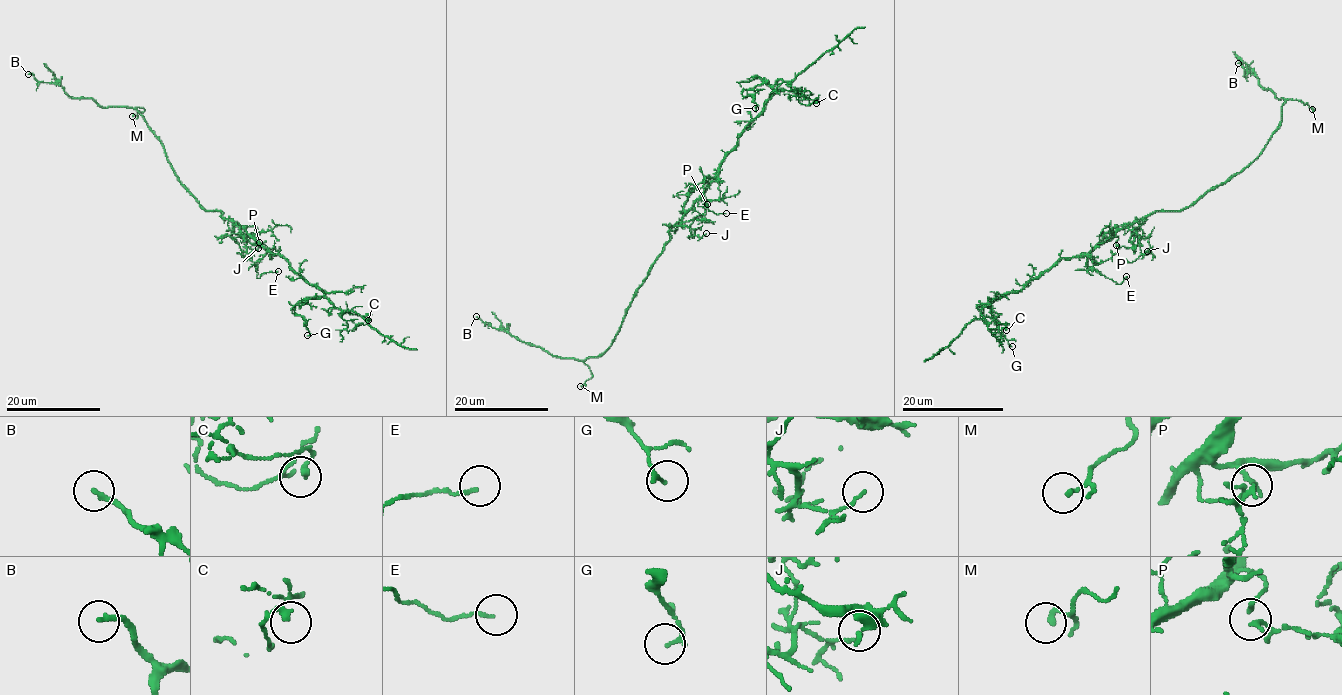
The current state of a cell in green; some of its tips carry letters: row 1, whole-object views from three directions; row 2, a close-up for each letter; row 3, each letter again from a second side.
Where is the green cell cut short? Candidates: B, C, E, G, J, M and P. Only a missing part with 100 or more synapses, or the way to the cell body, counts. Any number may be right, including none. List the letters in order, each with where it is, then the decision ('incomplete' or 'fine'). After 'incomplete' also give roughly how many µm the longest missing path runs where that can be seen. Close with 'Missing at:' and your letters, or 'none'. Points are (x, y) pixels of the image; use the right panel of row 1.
B: (1238, 63) | fine
C: (1006, 330) | fine
E: (1126, 276) | fine
G: (1012, 346) | fine
J: (1147, 251) | fine
M: (1312, 109) | fine
P: (1116, 245) | fine
Missing at: none

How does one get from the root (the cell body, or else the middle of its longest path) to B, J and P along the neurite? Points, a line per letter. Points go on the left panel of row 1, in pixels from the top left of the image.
B: (221, 214), (207, 211), (185, 189), (163, 144), (135, 109), (74, 99), (61, 86), (28, 74)
J: (221, 214), (228, 221), (232, 237), (244, 251), (247, 248), (258, 248)
P: (221, 214), (233, 224), (237, 235), (251, 243), (259, 242)

